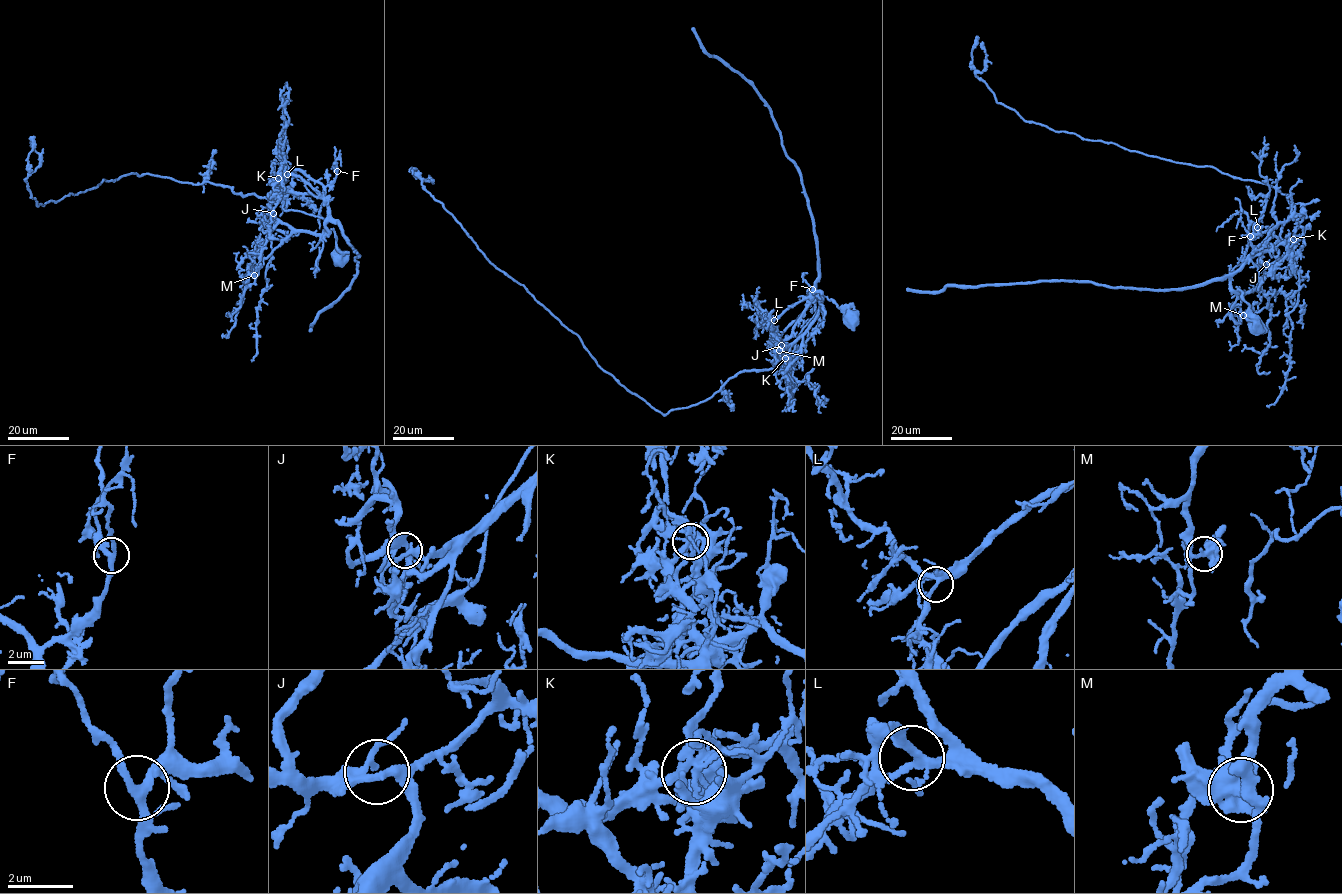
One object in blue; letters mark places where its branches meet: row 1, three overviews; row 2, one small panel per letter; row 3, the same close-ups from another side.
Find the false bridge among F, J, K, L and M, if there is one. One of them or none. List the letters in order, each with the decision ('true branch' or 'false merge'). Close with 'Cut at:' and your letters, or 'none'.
F: true branch
J: true branch
K: false merge
L: true branch
M: true branch
Cut at: K

